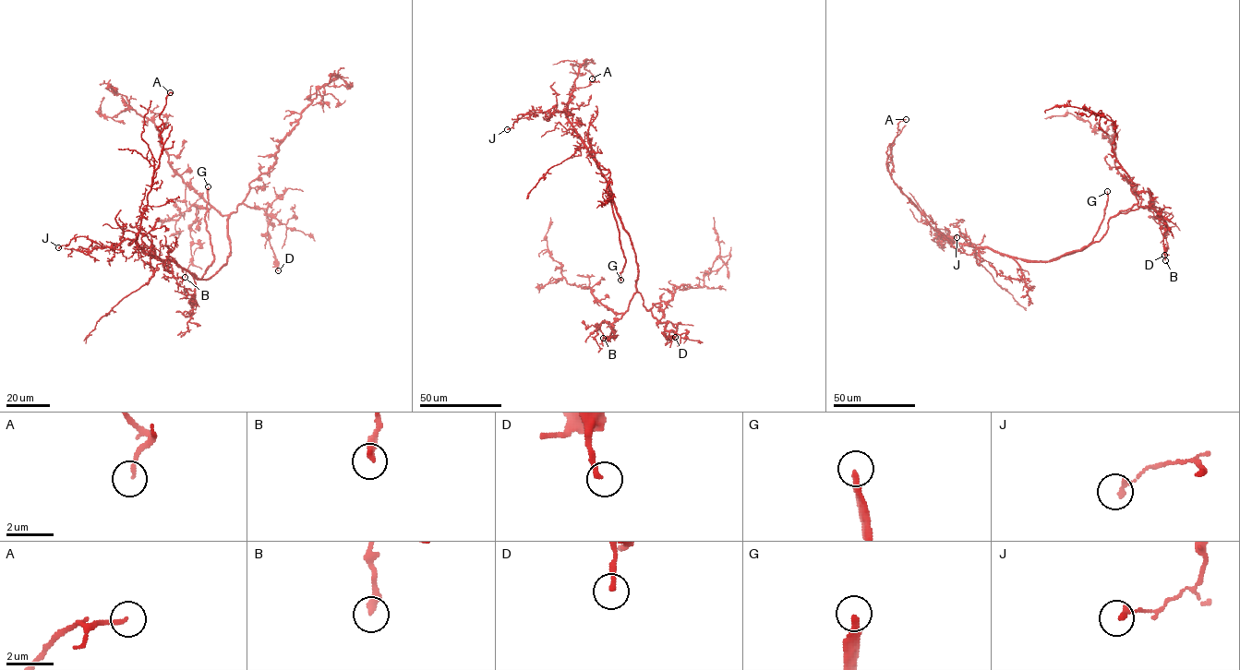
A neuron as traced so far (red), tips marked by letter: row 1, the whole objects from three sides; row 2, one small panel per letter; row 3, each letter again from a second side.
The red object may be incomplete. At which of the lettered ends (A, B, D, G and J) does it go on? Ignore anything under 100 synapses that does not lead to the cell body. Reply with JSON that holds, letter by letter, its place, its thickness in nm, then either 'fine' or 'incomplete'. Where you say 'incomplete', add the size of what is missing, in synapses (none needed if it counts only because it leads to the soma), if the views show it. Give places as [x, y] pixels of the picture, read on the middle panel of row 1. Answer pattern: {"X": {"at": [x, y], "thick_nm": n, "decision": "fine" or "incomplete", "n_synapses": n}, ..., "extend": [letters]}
{"A": {"at": [592, 78], "thick_nm": 160, "decision": "fine"}, "B": {"at": [603, 338], "thick_nm": 320, "decision": "fine"}, "D": {"at": [675, 337], "thick_nm": 190, "decision": "fine"}, "G": {"at": [620, 280], "thick_nm": 240, "decision": "incomplete"}, "J": {"at": [507, 129], "thick_nm": 190, "decision": "fine"}, "extend": ["G"]}

